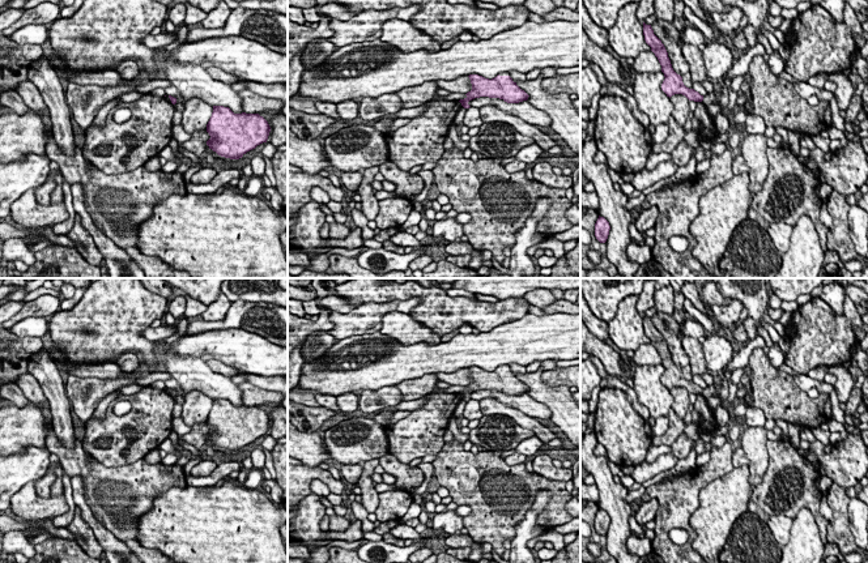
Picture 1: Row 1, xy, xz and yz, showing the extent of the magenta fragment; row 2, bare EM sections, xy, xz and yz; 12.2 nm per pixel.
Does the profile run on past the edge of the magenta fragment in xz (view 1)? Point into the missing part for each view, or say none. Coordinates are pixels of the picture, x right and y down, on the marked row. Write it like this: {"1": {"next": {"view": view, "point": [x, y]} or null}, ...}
{"1": {"next": null}}

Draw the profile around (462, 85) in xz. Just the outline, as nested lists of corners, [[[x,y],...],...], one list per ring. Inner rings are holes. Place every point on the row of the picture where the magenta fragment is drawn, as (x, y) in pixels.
[[[461,76],[455,80],[438,80],[435,81],[437,86],[439,89],[444,89],[450,93],[460,93],[460,94],[467,94],[468,91],[472,90],[472,84],[468,76]]]

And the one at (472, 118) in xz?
[[[469,107],[467,108],[464,123],[465,125],[471,127],[481,127],[484,123],[480,118],[478,108]]]

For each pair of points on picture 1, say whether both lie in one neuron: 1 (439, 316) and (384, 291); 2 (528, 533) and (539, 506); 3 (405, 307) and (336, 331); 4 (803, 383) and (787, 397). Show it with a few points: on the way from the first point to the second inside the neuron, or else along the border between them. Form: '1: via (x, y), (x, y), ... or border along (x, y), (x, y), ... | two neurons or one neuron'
1: via (429, 302), (418, 291), (399, 291) | one neuron
2: via (528, 527), (534, 512) | one neuron
3: via (388, 307), (353, 323) | one neuron
4: border along (792, 376), (794, 382), (805, 392) | two neurons

